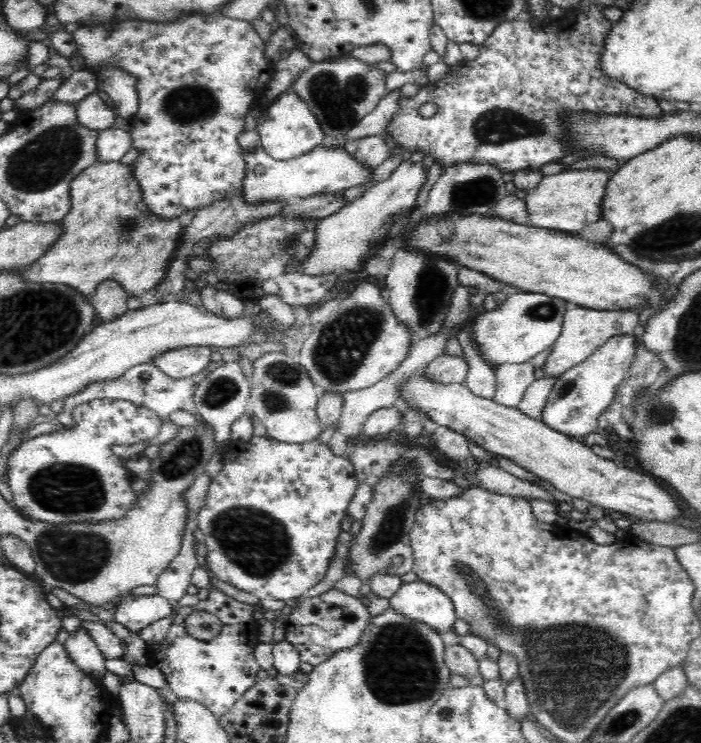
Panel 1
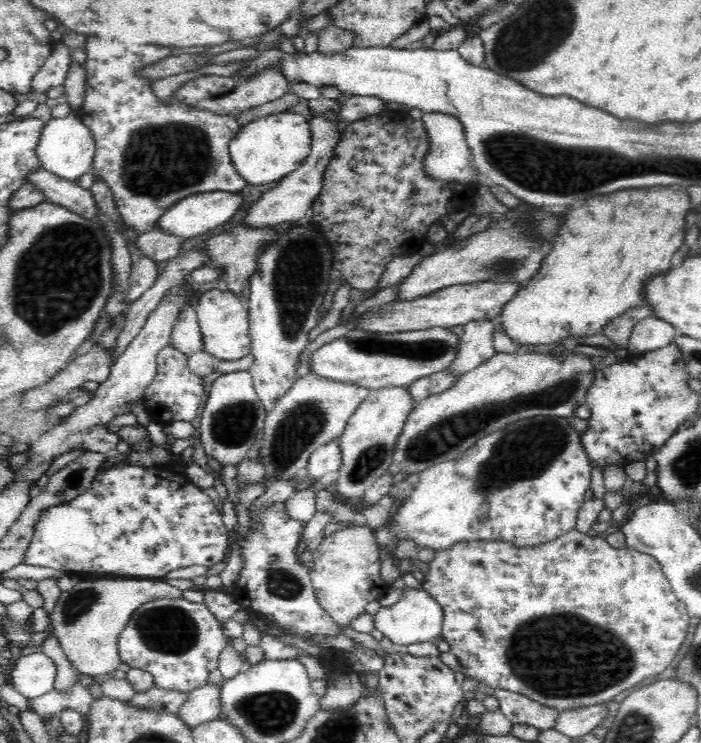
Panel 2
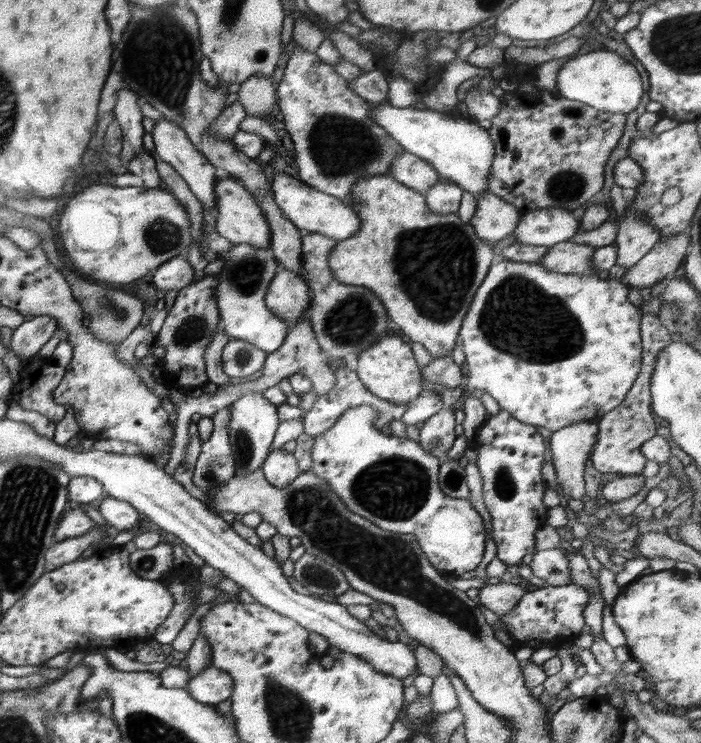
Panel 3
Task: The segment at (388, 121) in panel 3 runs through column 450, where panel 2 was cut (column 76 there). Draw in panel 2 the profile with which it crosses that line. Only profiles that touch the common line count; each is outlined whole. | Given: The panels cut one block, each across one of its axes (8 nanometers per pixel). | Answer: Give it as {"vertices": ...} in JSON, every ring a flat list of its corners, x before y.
{"vertices":[[73,112,64,118,52,118,40,133,35,153,42,168,66,180,78,181,82,174,92,170,95,155,95,140,92,131]]}

